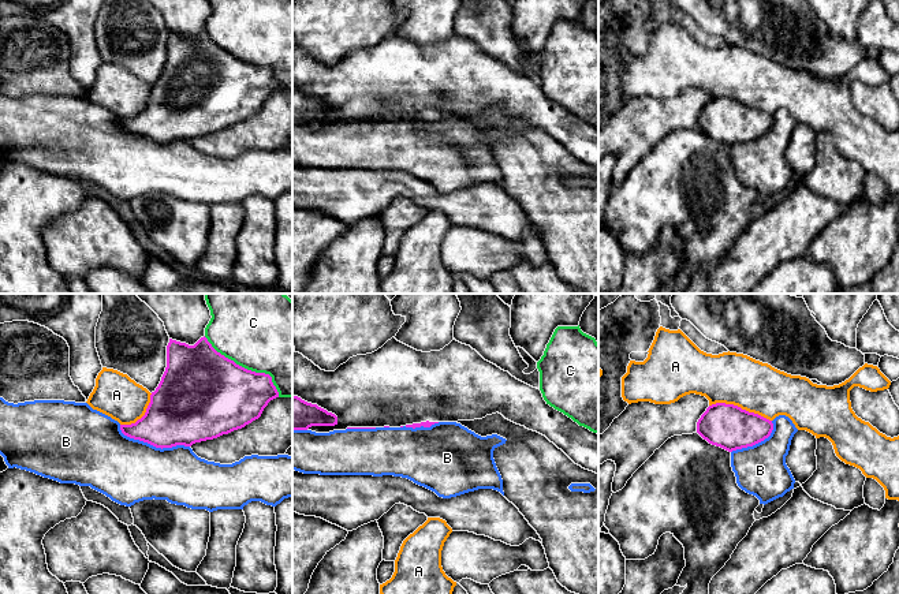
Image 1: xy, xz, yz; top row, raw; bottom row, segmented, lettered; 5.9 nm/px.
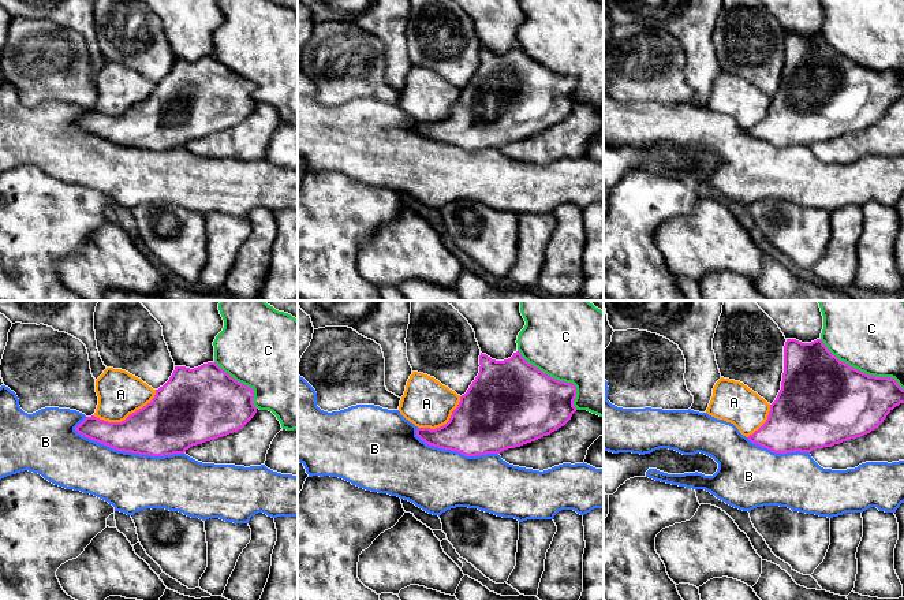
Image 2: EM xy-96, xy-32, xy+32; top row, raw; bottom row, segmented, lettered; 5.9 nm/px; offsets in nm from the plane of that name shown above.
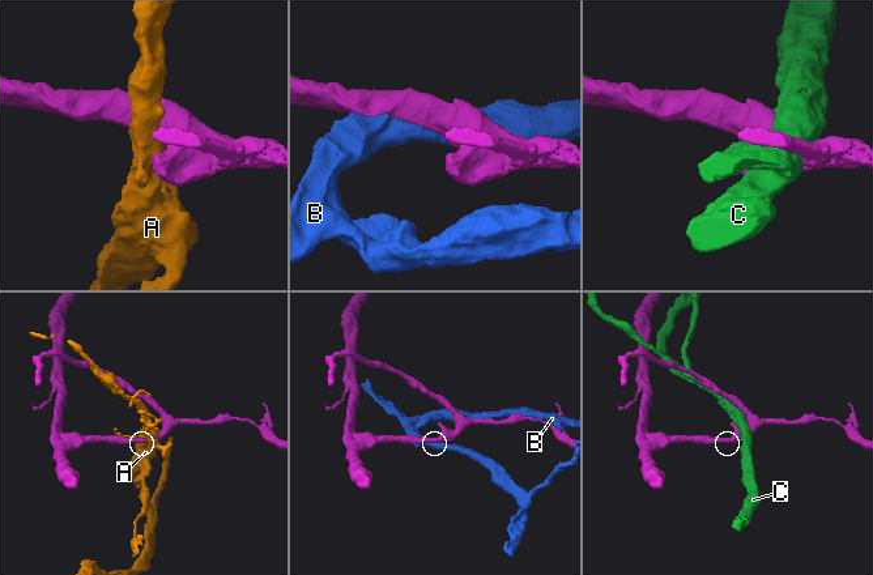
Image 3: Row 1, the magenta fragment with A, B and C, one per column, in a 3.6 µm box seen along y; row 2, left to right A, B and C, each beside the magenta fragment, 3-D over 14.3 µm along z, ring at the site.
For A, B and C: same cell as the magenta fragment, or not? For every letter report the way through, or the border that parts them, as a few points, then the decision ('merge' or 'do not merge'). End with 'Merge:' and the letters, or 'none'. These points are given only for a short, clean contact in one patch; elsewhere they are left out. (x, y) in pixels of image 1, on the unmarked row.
A: do not merge
B: do not merge
C: do not merge
Merge: none

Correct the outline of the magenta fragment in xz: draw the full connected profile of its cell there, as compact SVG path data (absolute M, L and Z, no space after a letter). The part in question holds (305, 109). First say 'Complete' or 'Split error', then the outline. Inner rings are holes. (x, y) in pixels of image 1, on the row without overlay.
Complete. M292 90L292 124L307 124L312 120L335 120L337 111L317 98Z

